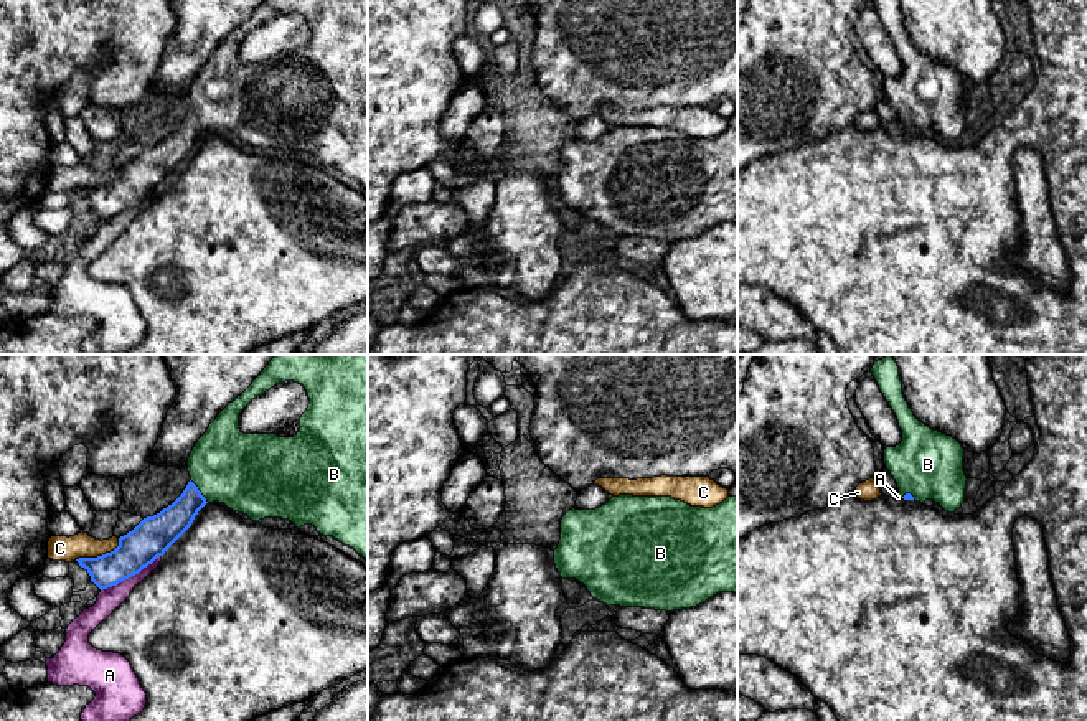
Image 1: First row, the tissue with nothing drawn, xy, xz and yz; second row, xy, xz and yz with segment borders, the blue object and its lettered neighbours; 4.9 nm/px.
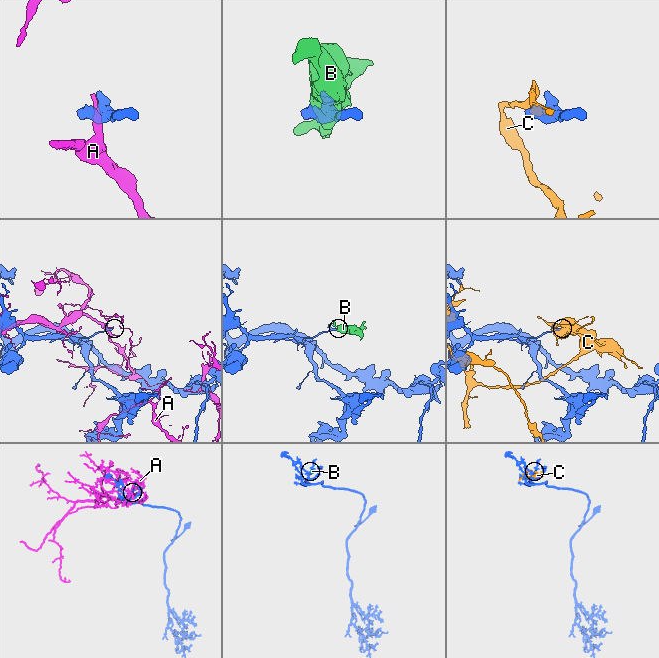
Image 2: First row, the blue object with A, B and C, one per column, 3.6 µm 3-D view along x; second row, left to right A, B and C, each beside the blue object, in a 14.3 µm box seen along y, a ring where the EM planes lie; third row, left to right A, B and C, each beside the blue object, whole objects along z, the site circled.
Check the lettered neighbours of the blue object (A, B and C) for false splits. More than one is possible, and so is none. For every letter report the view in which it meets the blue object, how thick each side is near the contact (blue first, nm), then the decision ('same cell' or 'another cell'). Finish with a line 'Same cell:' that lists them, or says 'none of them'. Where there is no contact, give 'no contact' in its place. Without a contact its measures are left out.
A: contact in xy; calibres 190 and 110 nm; another cell
B: contact in xy; calibres 160 and 380 nm; same cell
C: contact in xy; calibres 190 and 130 nm; another cell
Same cell: B

